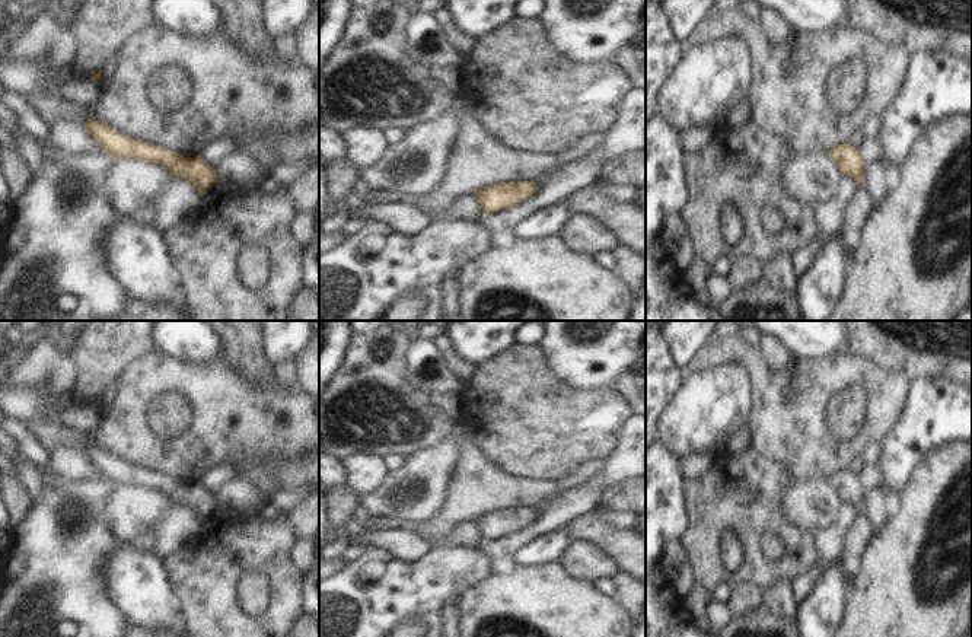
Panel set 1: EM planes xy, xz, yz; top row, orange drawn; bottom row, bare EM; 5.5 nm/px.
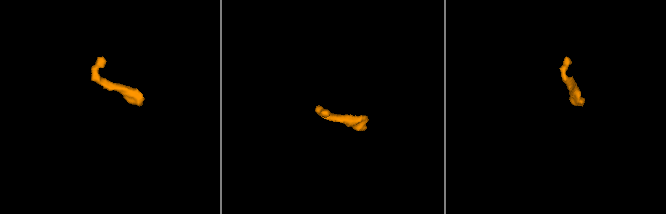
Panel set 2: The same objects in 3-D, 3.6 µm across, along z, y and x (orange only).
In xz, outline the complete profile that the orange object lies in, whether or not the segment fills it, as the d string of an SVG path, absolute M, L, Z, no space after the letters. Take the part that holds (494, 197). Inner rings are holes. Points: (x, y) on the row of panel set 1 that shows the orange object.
M532 181L497 182L474 192L484 214L493 214L510 208L538 192Z

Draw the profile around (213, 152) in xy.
M226 136L207 143L201 150L201 157L214 168L226 155L238 152L240 152L240 144L235 138Z

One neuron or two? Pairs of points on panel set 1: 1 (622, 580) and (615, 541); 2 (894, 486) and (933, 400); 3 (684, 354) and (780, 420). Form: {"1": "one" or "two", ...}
{"1": "two", "2": "one", "3": "two"}

